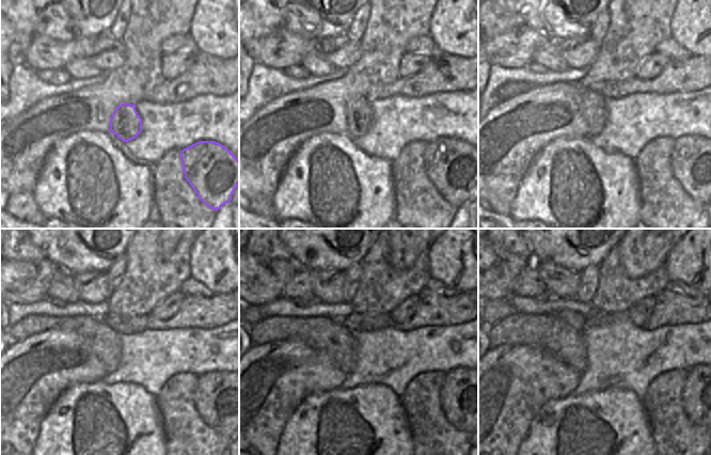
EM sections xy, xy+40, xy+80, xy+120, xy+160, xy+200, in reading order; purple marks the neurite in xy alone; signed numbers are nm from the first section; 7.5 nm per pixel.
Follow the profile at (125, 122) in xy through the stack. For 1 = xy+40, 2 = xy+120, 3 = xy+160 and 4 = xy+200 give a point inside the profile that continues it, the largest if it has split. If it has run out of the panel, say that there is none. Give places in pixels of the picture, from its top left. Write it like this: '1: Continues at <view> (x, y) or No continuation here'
1: Continues at xy+40 (358, 110)
2: Continues at xy+120 (106, 344)
3: Continues at xy+160 (331, 336)
4: Continues at xy+200 (548, 332)

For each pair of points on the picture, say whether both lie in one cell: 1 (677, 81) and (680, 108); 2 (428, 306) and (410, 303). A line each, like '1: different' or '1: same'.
1: different
2: different

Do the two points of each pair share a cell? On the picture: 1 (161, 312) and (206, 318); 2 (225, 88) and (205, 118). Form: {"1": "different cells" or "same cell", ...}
{"1": "different cells", "2": "different cells"}

